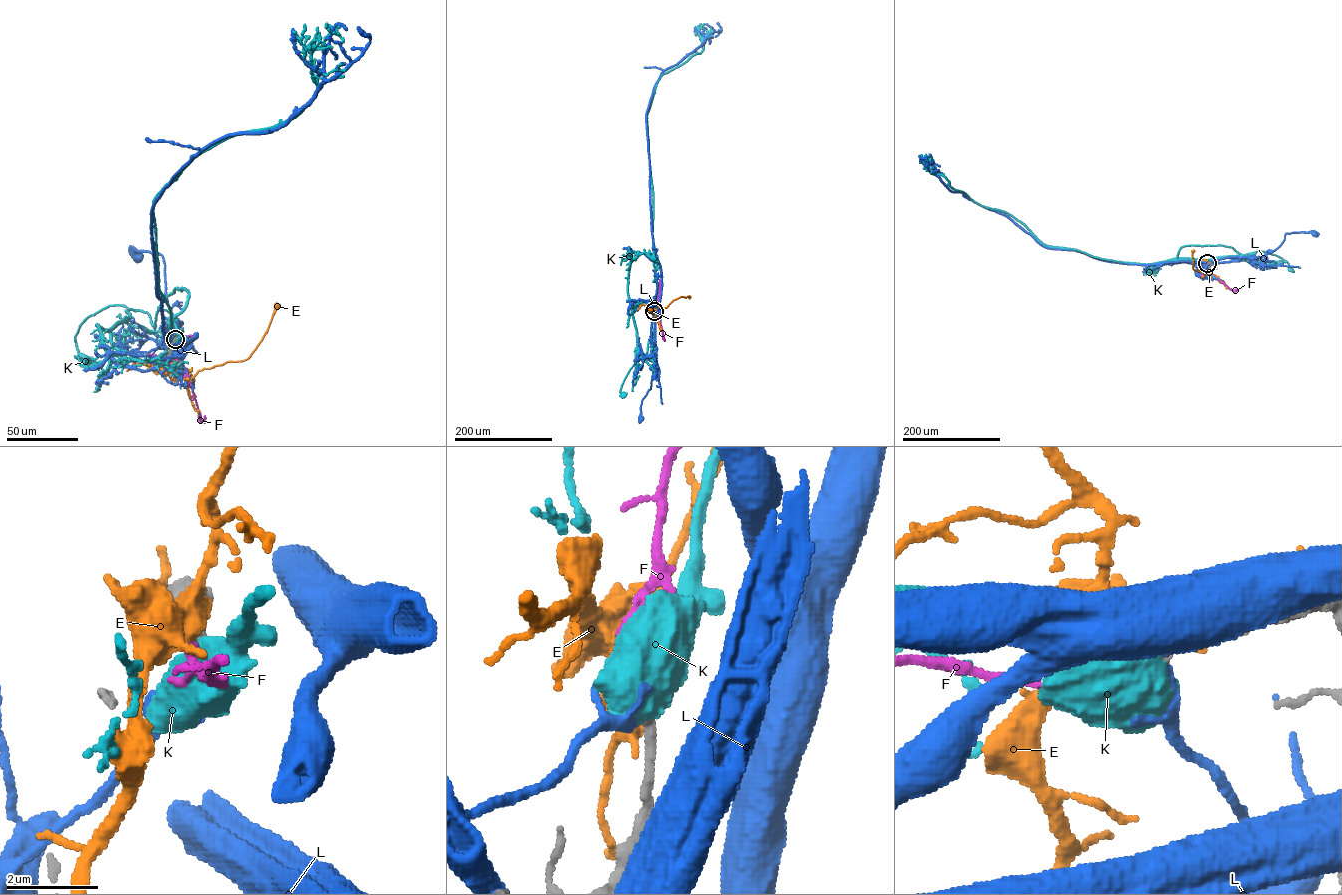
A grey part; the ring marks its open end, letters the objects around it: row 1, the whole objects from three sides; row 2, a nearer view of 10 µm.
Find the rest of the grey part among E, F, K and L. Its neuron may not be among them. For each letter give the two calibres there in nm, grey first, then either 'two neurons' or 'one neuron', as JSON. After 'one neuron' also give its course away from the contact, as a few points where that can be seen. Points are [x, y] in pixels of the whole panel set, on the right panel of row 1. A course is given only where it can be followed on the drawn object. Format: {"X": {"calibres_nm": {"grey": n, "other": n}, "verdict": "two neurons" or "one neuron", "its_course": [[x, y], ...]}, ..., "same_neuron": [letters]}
{"E": {"calibres_nm": {"grey": 240, "other": 600}, "verdict": "two neurons"}, "F": {"calibres_nm": {"grey": 200, "other": 220}, "verdict": "one neuron", "its_course": [[1207, 263], [1203, 263], [1207, 275], [1230, 289], [1235, 289]]}, "K": {"calibres_nm": {"grey": 340, "other": 950}, "verdict": "two neurons"}, "L": {"calibres_nm": {"grey": 240, "other": 170}, "verdict": "two neurons"}, "same_neuron": ["F"]}

